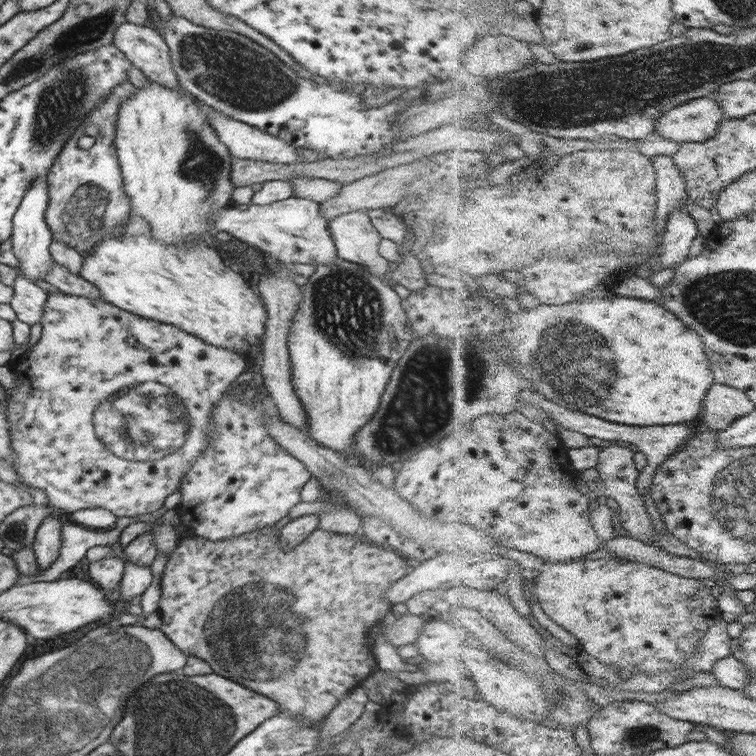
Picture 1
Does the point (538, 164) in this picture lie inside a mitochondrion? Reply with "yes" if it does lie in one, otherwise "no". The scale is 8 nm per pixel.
no

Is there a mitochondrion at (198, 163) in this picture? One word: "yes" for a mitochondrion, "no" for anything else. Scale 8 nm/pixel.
yes

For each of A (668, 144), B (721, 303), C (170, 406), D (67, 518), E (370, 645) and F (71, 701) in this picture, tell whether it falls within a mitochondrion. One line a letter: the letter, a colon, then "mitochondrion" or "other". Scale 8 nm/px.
A: other
B: mitochondrion
C: mitochondrion
D: other
E: other
F: mitochondrion

